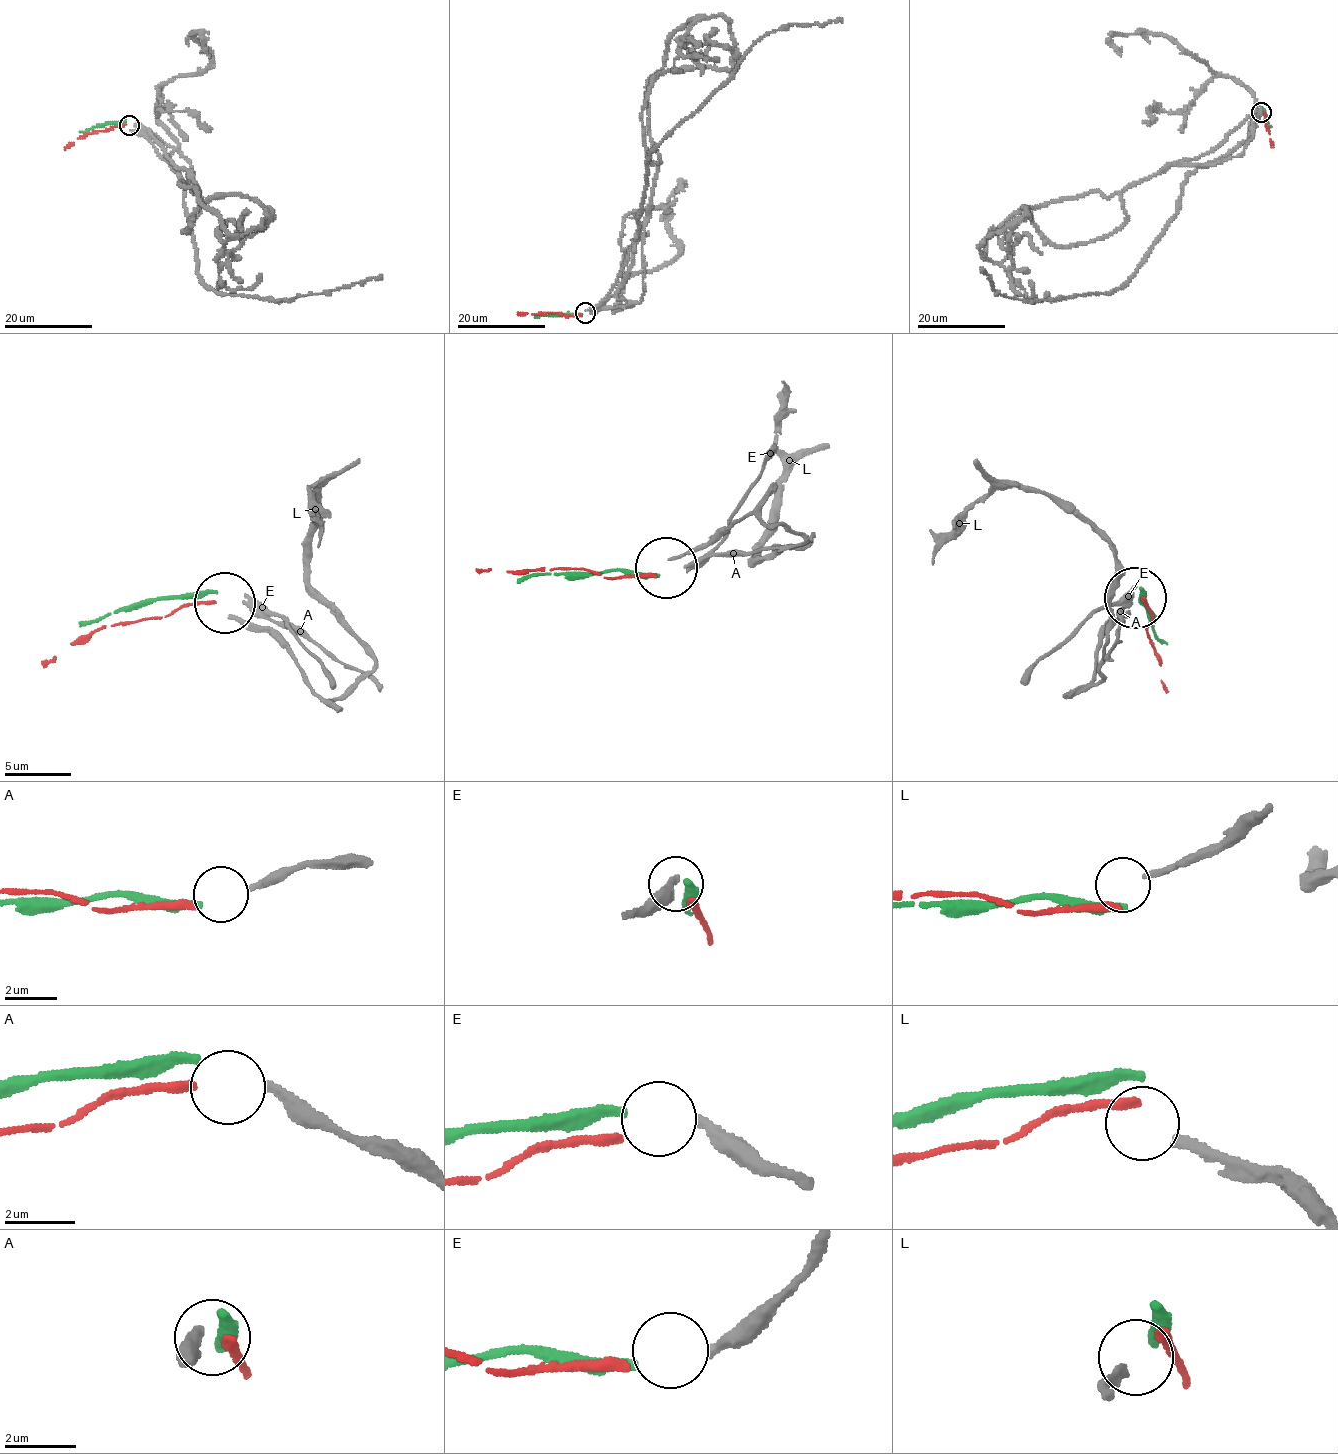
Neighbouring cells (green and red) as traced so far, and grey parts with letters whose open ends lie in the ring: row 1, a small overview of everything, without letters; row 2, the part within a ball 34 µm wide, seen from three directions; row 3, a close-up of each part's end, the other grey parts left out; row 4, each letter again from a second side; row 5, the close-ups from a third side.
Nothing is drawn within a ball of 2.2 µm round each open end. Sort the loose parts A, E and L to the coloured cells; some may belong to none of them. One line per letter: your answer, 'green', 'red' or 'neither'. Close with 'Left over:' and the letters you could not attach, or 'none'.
A: red
E: green
L: neither
Left over: L

